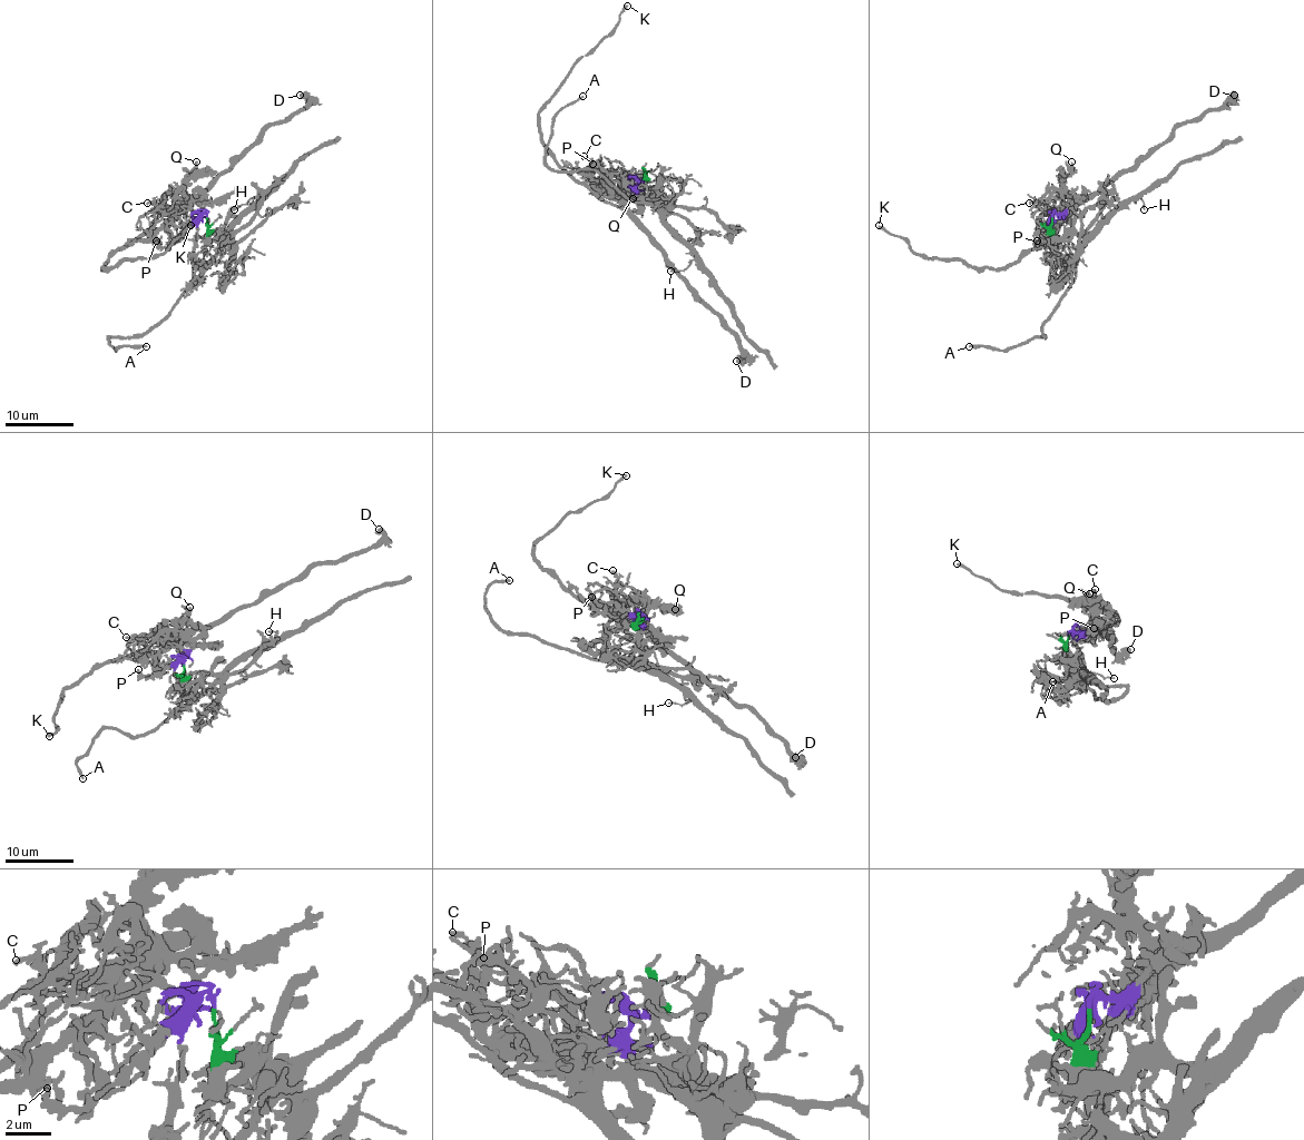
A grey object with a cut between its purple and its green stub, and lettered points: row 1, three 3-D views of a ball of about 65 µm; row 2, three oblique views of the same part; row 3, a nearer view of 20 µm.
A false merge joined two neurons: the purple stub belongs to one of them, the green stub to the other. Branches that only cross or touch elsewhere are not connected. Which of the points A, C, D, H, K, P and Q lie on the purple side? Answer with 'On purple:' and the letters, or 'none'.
On purple: C, D, K, P, Q

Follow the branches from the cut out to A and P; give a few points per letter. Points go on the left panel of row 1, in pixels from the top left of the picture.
A: (206, 216), (206, 251), (199, 276), (176, 305), (143, 333), (109, 338), (116, 351), (147, 346)
P: (206, 216), (203, 215), (180, 238), (165, 246), (157, 241)

